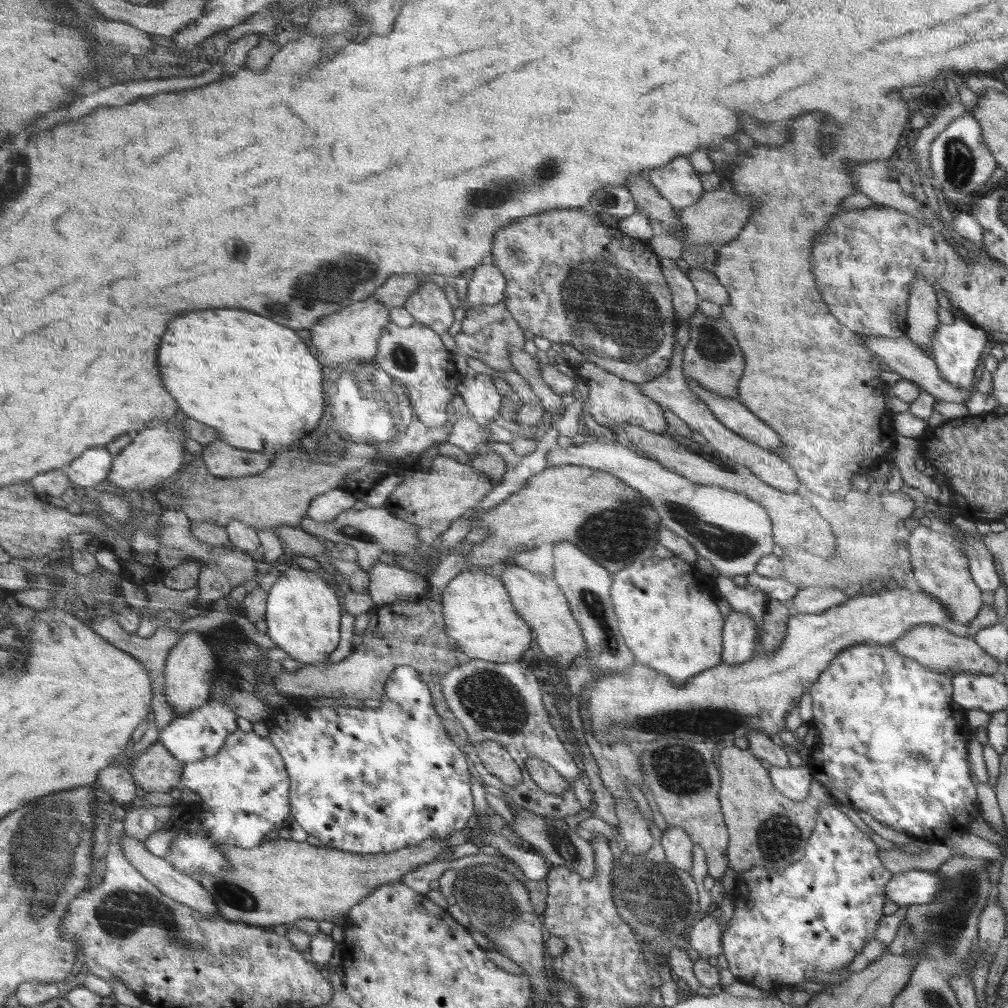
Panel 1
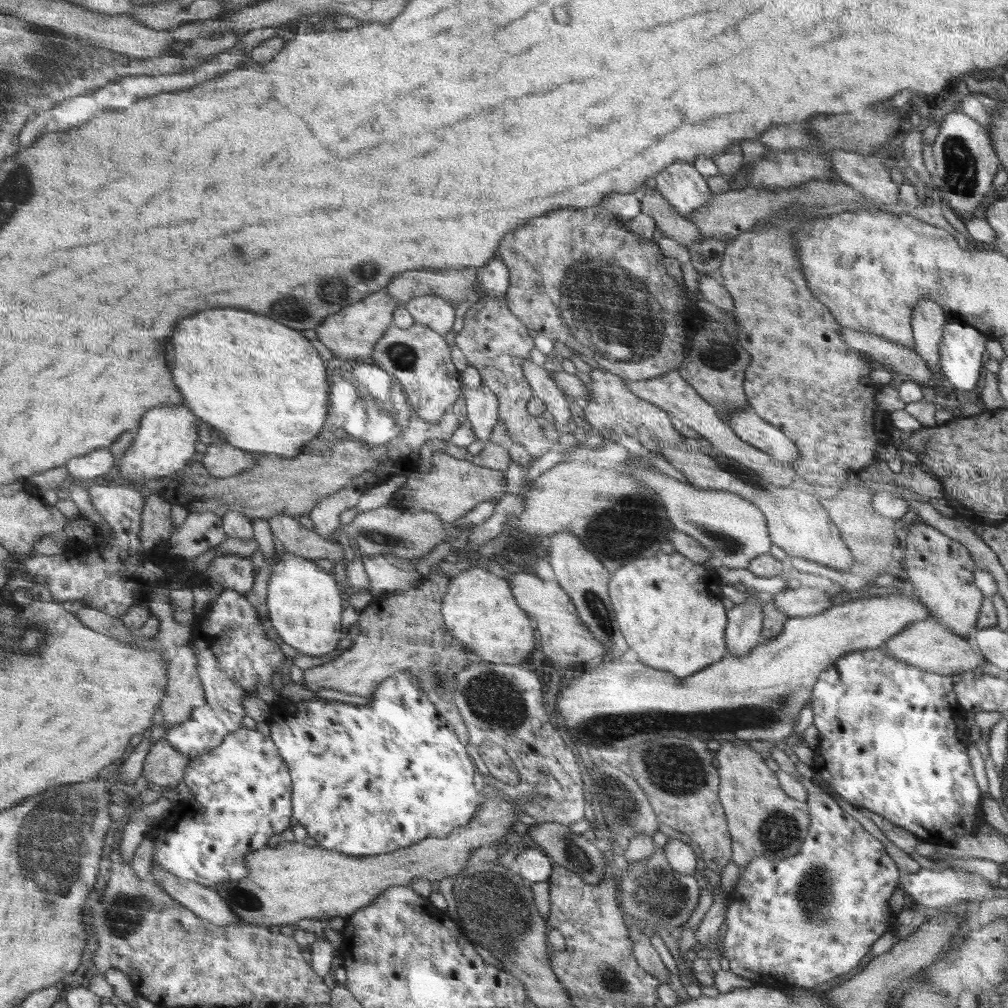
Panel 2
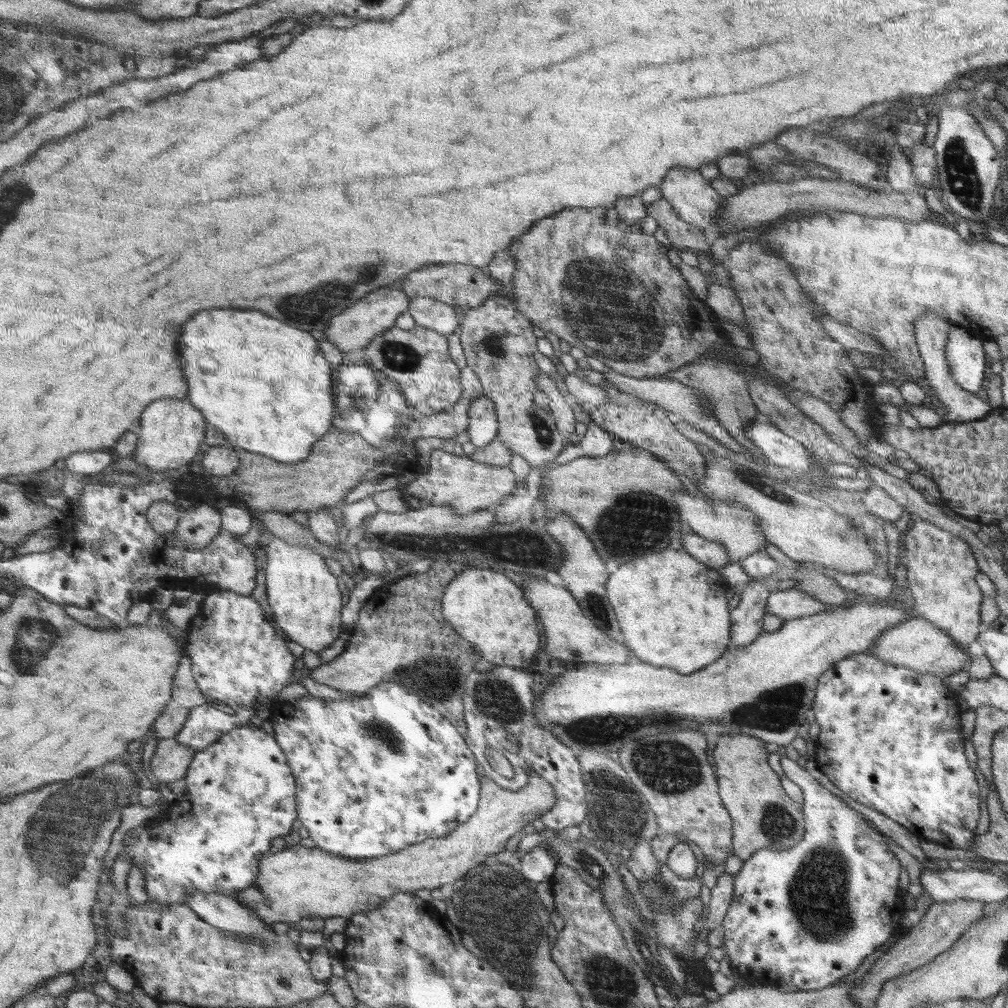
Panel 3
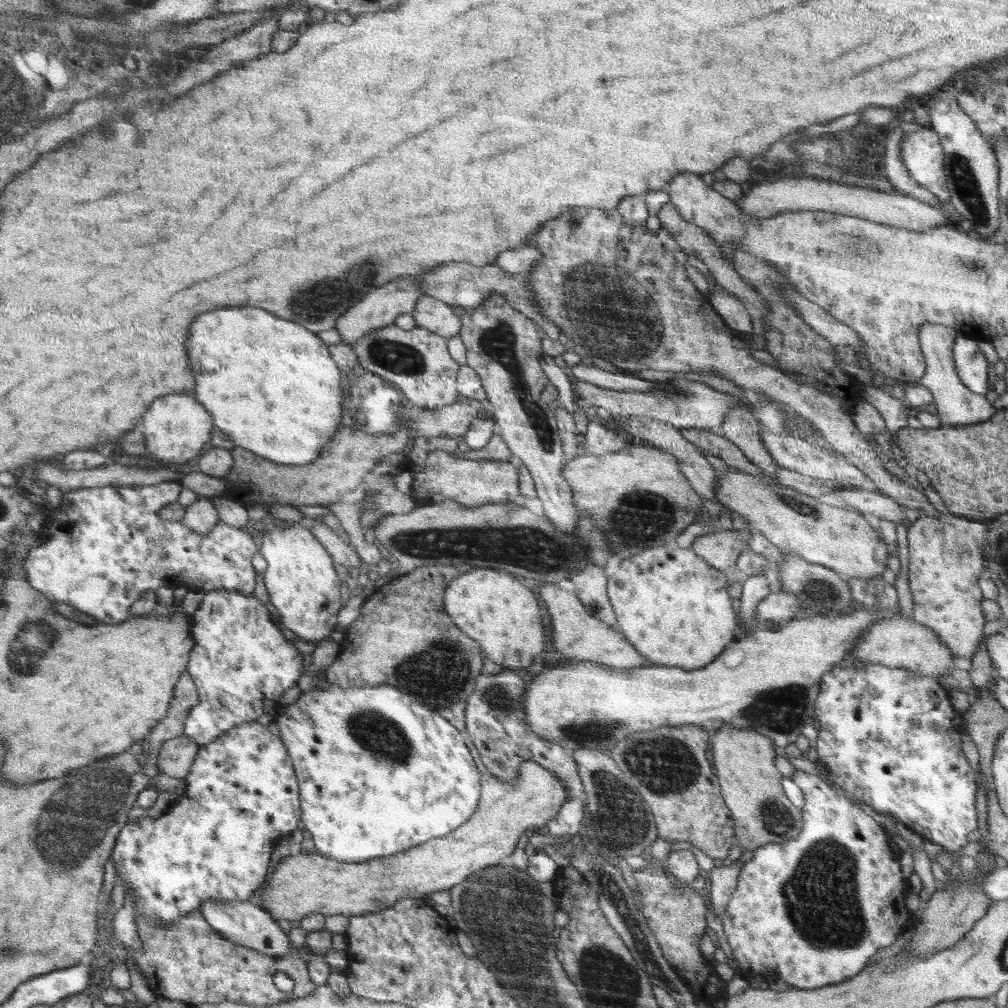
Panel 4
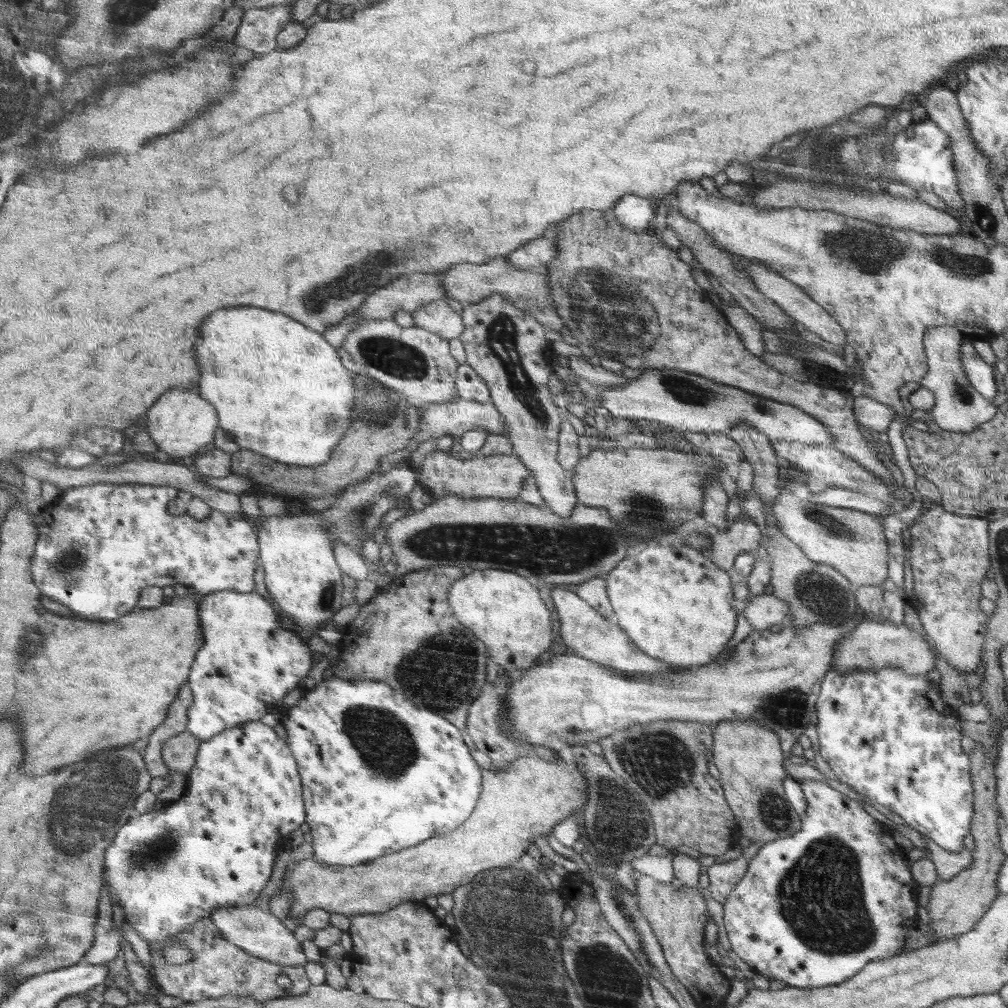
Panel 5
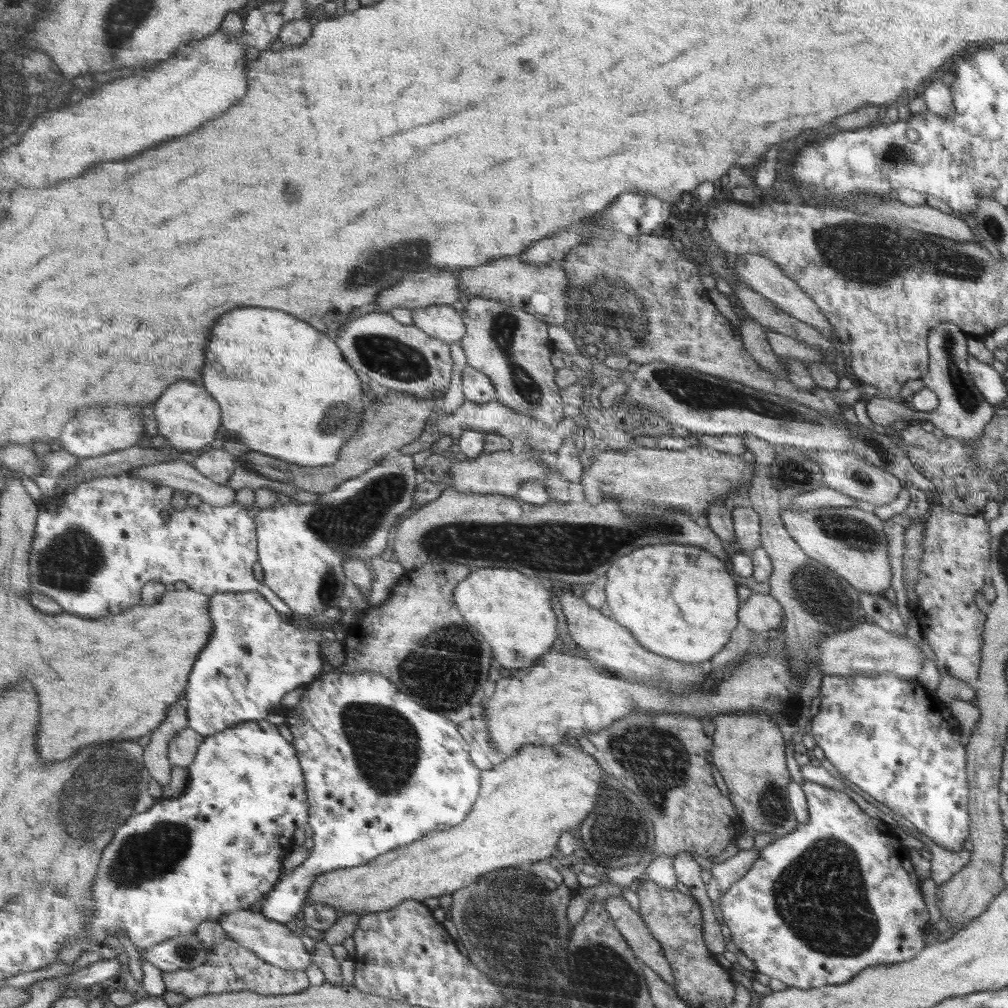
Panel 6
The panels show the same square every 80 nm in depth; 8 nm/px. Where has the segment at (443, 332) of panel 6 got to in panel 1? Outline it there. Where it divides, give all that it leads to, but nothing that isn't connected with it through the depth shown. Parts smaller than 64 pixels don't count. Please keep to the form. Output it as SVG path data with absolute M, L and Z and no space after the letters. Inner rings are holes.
M430 276L421 284L420 290L406 300L403 307L414 317L416 323L428 325L439 333L448 330L450 324L455 321L452 318L452 306L446 300L446 294L436 286L436 283L430 282Z

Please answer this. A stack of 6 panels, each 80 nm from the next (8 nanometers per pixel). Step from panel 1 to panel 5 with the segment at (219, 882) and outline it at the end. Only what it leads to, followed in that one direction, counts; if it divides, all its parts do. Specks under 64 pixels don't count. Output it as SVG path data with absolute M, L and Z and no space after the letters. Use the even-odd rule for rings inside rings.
M553 750L551 753L551 760L530 756L513 760L503 770L485 770L481 800L478 800L467 821L449 834L433 836L413 847L349 867L321 865L312 857L294 863L288 867L281 887L293 894L293 903L289 906L290 918L304 917L314 908L348 918L354 915L379 914L406 901L423 902L427 896L452 893L458 887L470 883L474 875L482 871L515 865L520 856L527 854L528 846L538 836L547 837L561 820L572 813L578 814L587 803L590 785L586 783L586 774L582 773L581 765L576 760L566 762L558 751Z

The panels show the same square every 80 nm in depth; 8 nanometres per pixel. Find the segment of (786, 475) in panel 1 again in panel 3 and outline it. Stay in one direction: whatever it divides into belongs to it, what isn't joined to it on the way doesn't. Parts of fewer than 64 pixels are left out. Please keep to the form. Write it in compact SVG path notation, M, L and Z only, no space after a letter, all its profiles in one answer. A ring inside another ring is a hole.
M577 367L572 372L580 378L580 380L589 382L590 384L601 386L601 384L606 381L612 383L618 390L628 393L629 395L634 395L639 400L655 403L656 406L662 408L668 415L675 415L678 420L693 425L694 428L713 436L718 443L722 443L722 445L730 448L736 454L739 454L752 462L756 461L754 456L752 456L744 447L740 446L738 442L734 442L734 440L730 438L730 434L720 426L720 423L715 419L714 415L705 415L703 413L701 402L690 387L684 386L680 381L670 378L669 375L652 378L632 378L613 371L612 369L609 369L607 373L600 373L594 369L587 370L581 369L580 367Z

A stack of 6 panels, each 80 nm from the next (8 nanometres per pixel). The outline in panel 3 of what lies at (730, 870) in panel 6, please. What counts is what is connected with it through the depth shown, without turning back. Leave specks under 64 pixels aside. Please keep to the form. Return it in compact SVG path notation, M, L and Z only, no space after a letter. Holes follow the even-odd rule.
M722 873L718 877L716 887L711 888L711 899L708 904L708 930L721 927L724 915L728 912L731 900L733 899L734 875Z

